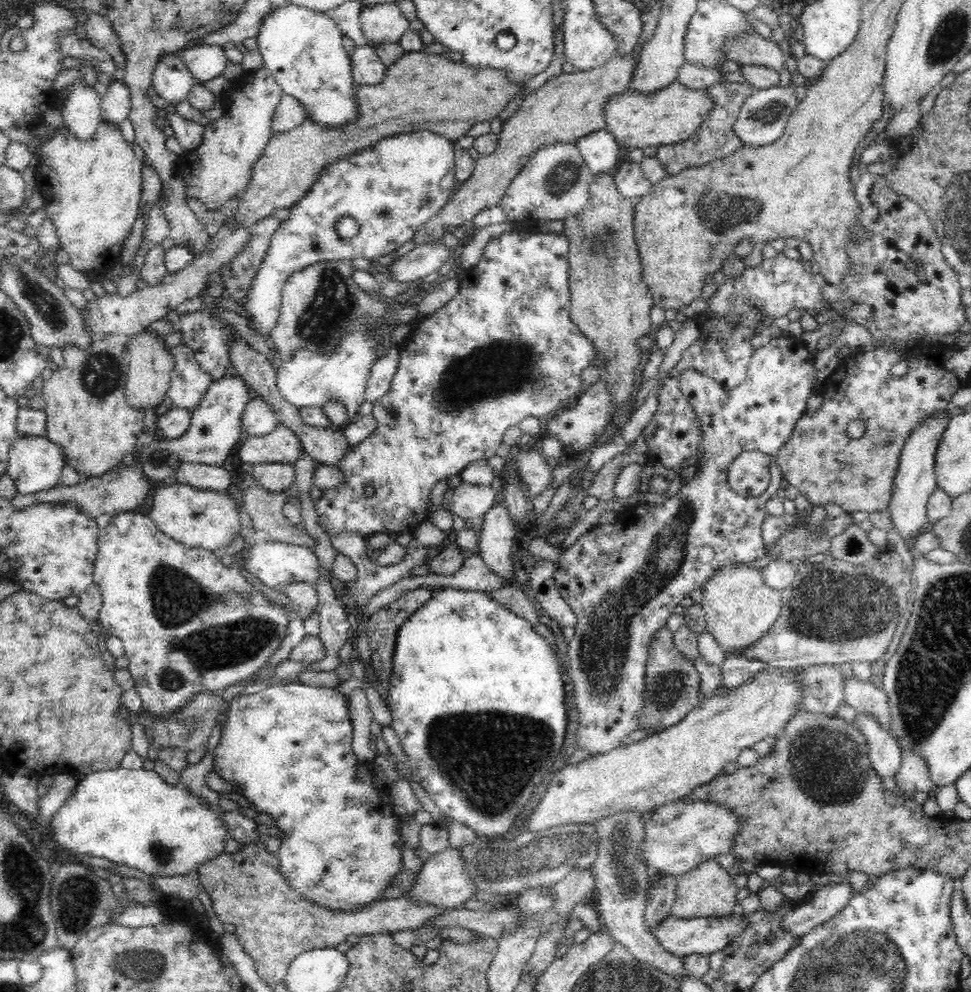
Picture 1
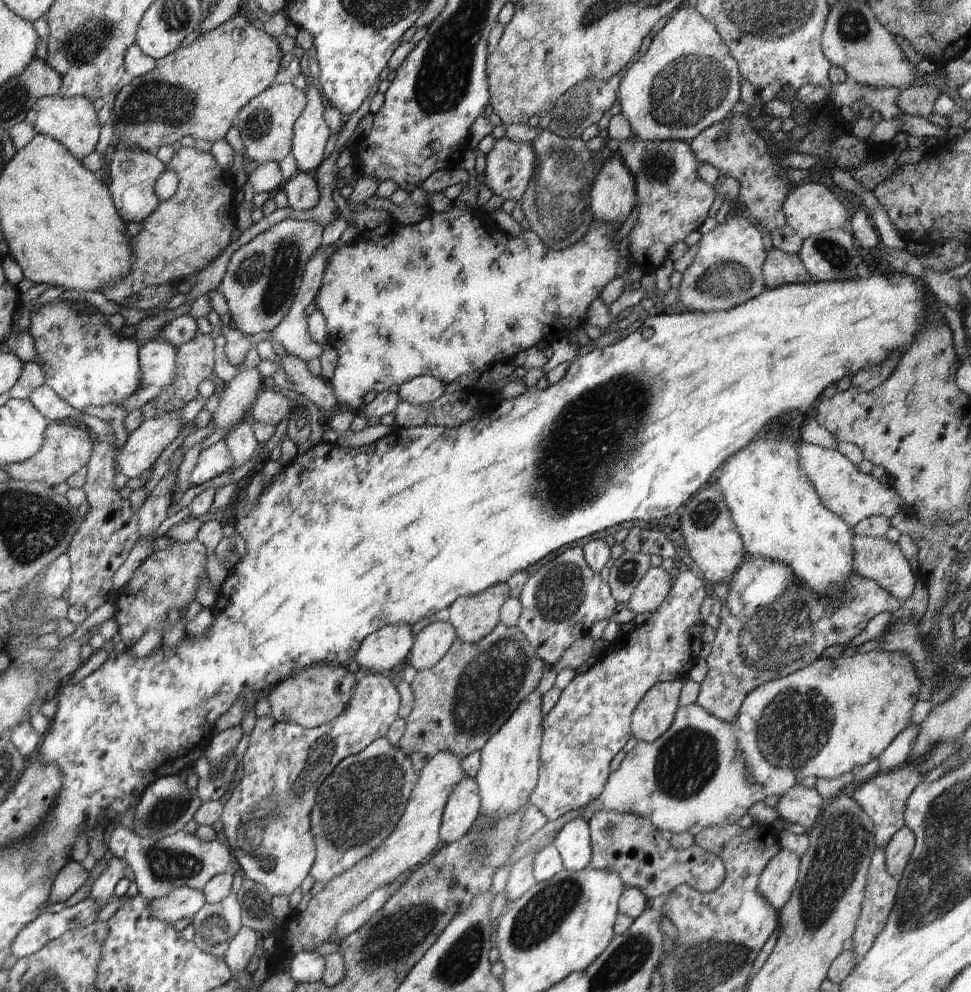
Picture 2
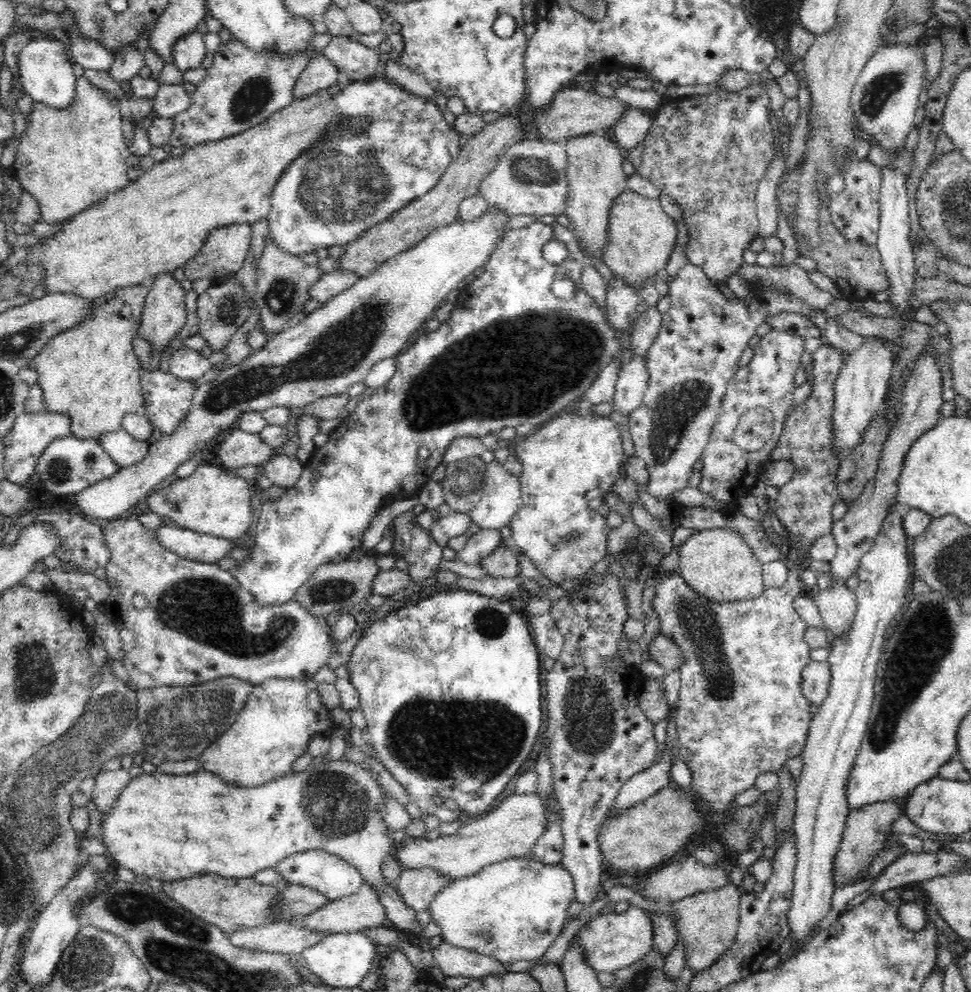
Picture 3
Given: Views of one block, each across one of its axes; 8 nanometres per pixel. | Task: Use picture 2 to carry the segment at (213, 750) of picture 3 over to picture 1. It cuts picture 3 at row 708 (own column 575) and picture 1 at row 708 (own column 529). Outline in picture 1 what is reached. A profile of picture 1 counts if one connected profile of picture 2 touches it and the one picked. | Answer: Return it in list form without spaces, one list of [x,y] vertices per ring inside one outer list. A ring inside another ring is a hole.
[[[301,682],[277,683],[254,694],[236,695],[226,716],[226,722],[221,732],[219,745],[213,752],[213,770],[221,779],[229,783],[235,782],[240,787],[242,797],[254,809],[255,813],[264,812],[272,816],[282,837],[282,844],[276,856],[279,869],[290,888],[293,888],[308,902],[318,904],[324,909],[332,911],[356,911],[368,906],[372,902],[384,900],[384,890],[390,886],[394,876],[402,868],[404,840],[400,833],[400,815],[394,810],[388,788],[383,788],[374,780],[374,764],[358,759],[352,748],[354,725],[348,712],[348,700],[337,688],[316,687]]]

